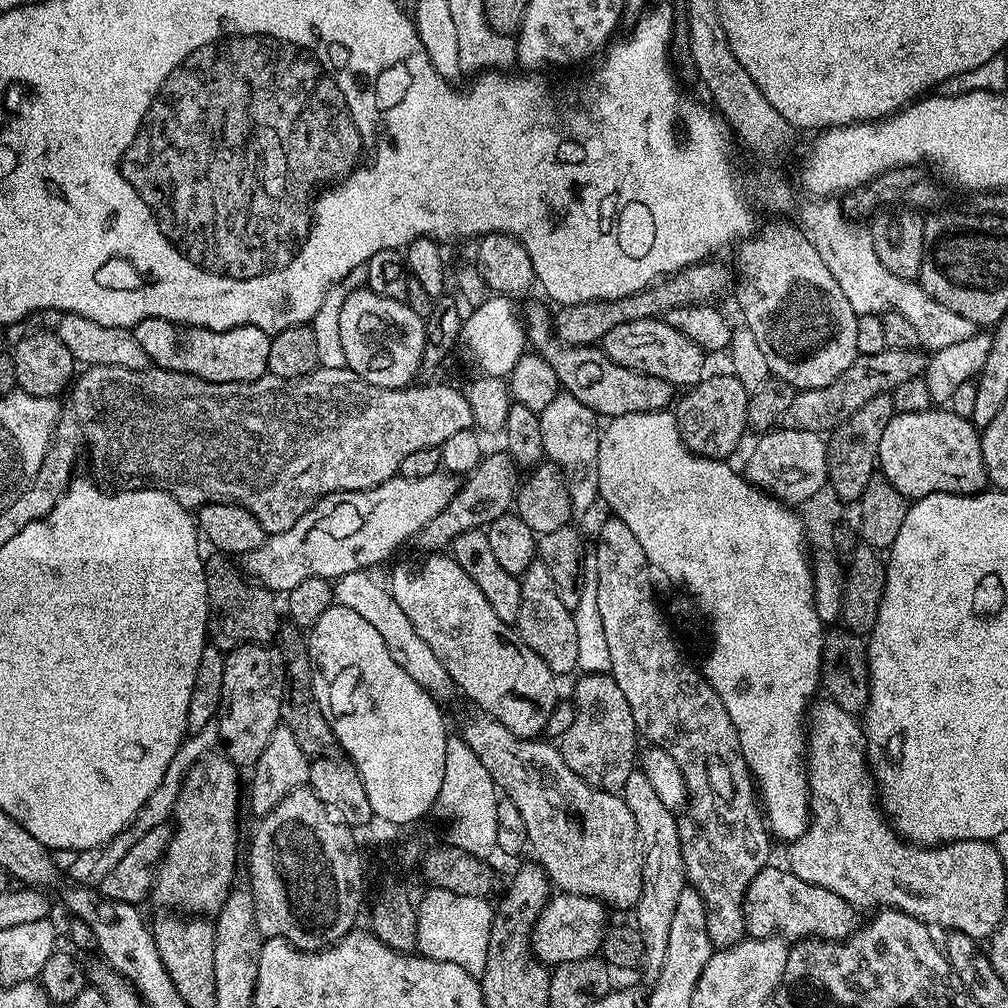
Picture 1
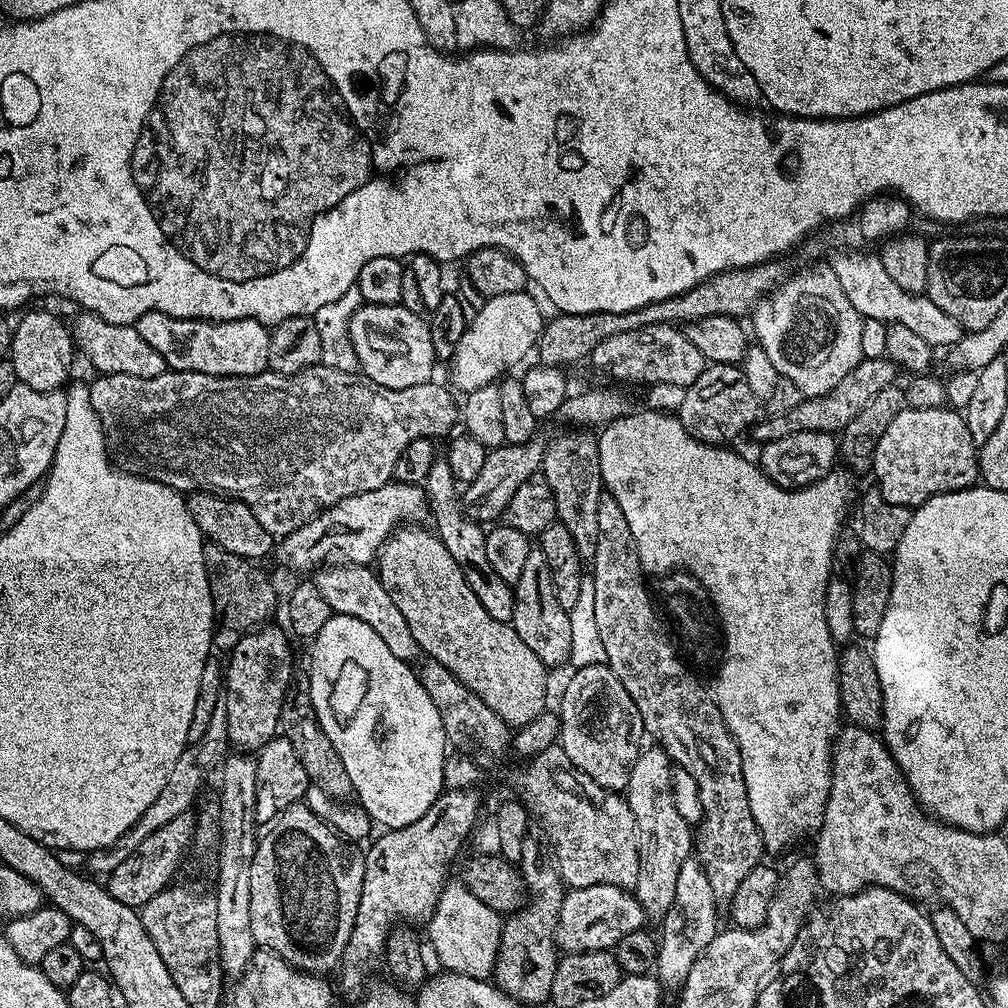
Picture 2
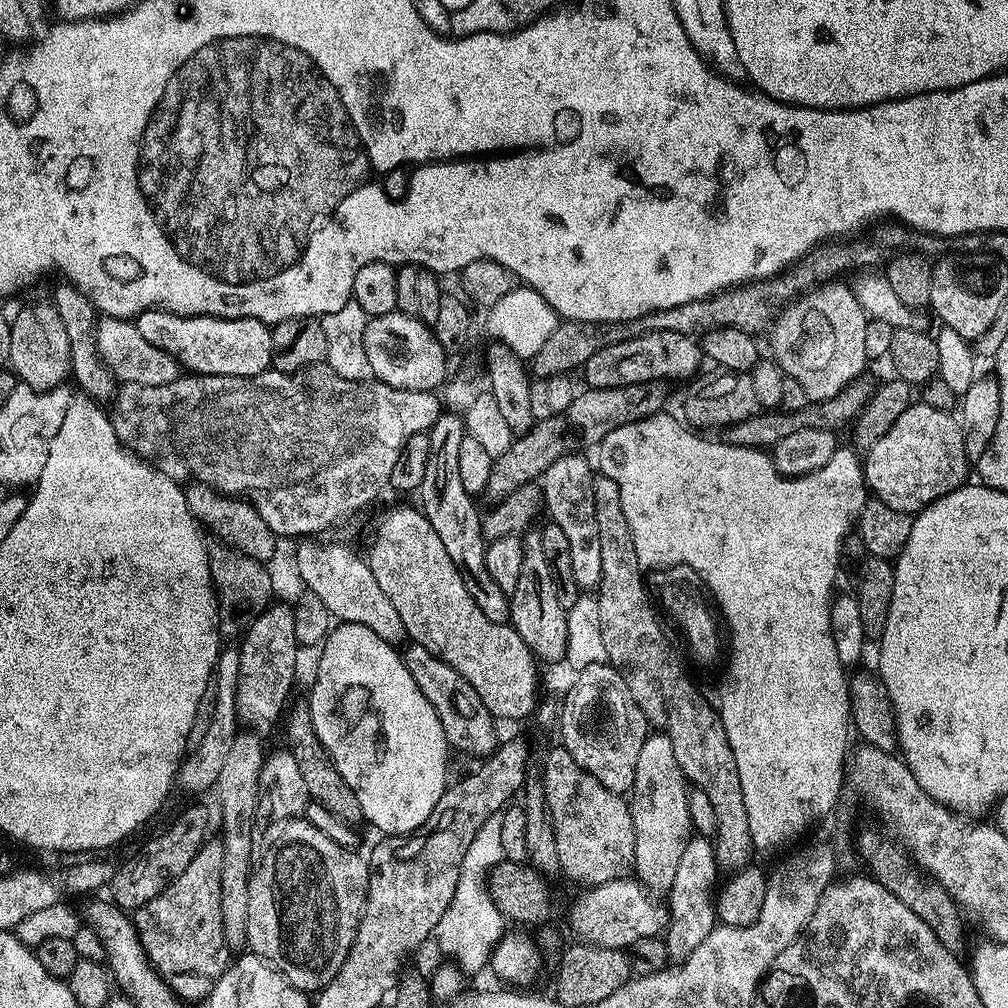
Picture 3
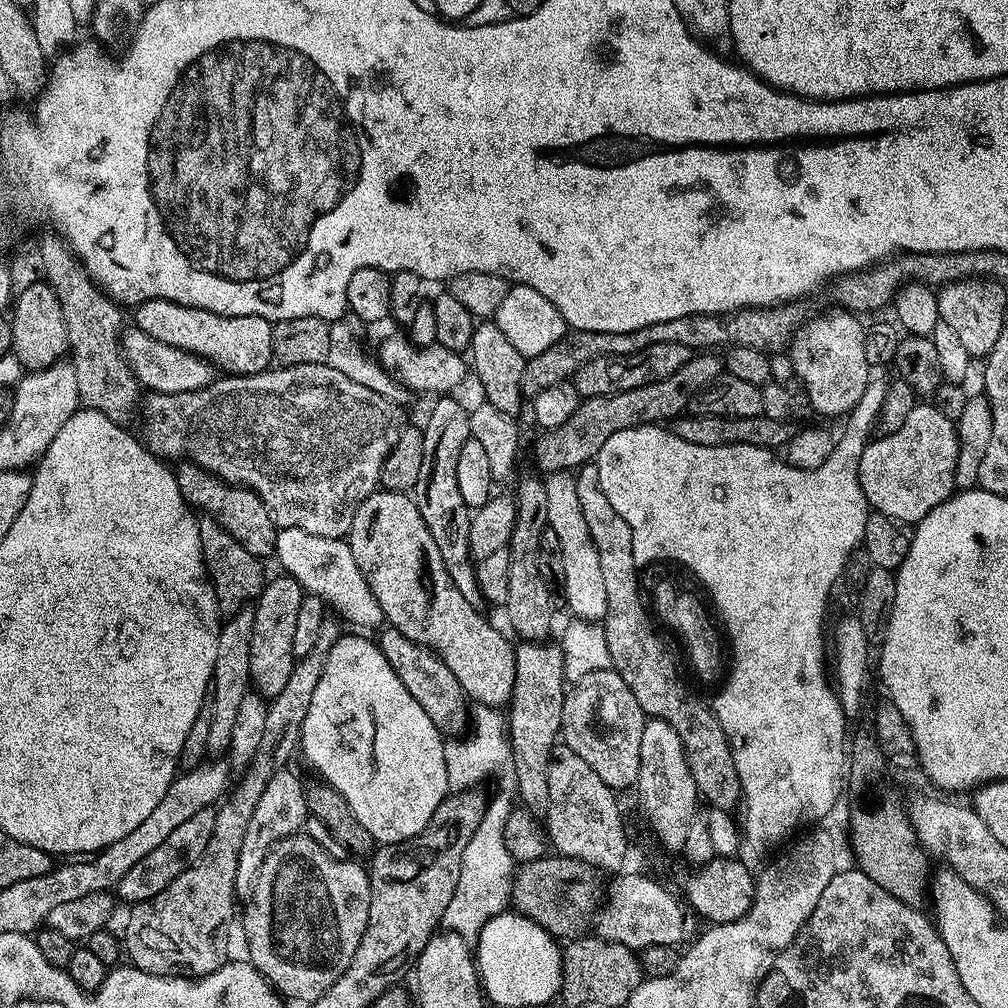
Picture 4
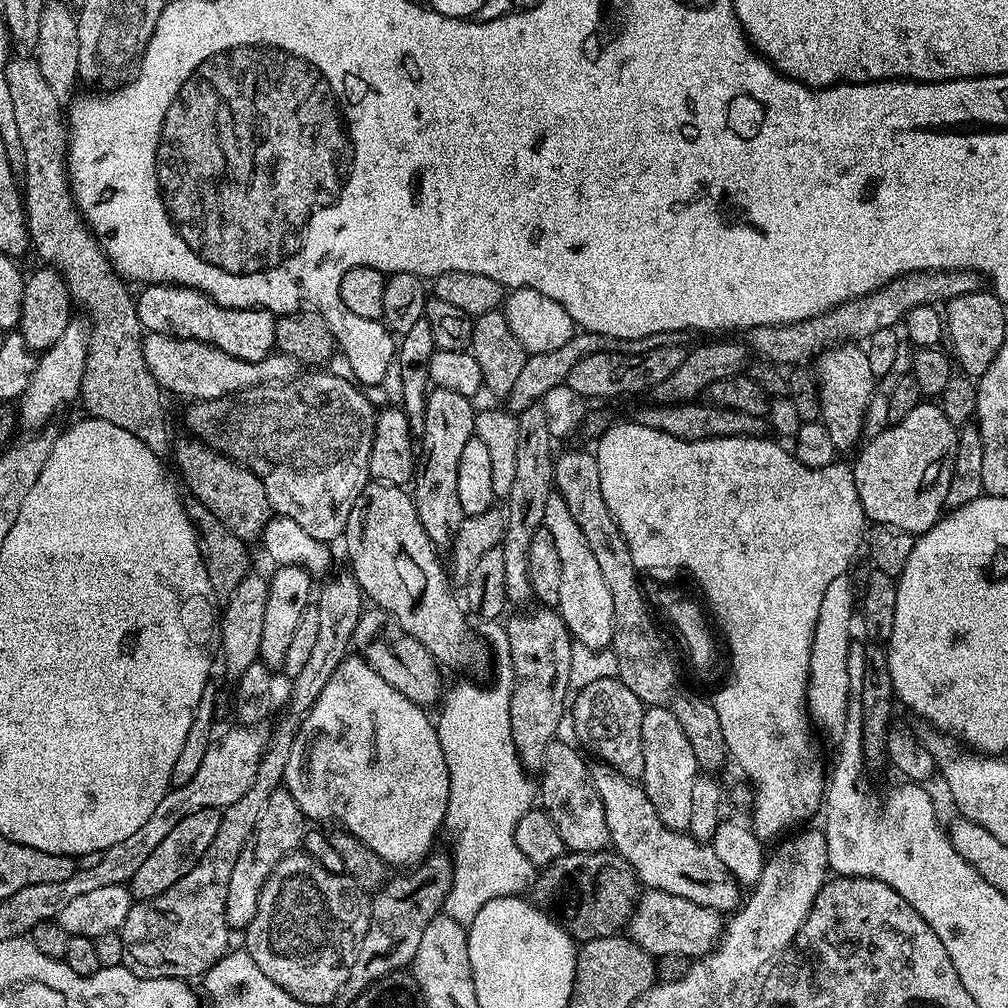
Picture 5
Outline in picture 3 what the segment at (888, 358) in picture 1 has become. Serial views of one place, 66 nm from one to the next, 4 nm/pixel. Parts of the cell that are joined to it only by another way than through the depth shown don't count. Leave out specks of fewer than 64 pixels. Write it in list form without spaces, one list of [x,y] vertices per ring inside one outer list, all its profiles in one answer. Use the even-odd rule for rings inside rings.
[[[861,377],[853,383],[848,384],[834,398],[830,400],[818,400],[805,403],[805,408],[797,412],[784,412],[785,410],[768,410],[763,414],[757,414],[746,418],[742,422],[733,424],[731,428],[725,428],[719,433],[719,440],[724,444],[733,444],[743,448],[758,448],[771,450],[775,448],[786,434],[794,434],[798,430],[813,428],[814,430],[830,430],[836,432],[853,423],[858,418],[865,405],[868,404],[874,391],[874,384],[867,377]]]

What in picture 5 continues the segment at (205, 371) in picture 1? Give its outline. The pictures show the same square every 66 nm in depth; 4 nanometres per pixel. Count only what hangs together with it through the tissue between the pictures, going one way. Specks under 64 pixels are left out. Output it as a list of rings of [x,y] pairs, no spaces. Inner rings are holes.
[[[149,284],[141,296],[135,297],[138,322],[145,333],[157,332],[187,340],[206,342],[226,354],[246,362],[258,362],[273,355],[276,346],[277,317],[264,308],[227,308],[216,304],[209,296],[203,296],[197,288],[181,288],[179,284]]]

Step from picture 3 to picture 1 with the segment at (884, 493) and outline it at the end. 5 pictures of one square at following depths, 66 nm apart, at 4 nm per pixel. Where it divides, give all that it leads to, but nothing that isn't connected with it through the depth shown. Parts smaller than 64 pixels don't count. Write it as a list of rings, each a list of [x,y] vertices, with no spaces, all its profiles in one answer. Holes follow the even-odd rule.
[[[929,410],[918,414],[896,412],[890,418],[886,430],[882,430],[878,468],[894,486],[894,490],[898,490],[912,502],[939,492],[955,496],[974,496],[978,492],[985,491],[990,484],[982,458],[980,438],[981,433],[971,419],[959,417],[951,410]]]

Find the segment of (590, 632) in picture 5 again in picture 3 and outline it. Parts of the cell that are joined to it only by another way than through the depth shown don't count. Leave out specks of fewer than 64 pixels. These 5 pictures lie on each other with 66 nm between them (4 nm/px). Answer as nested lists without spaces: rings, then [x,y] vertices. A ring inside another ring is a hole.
[[[584,454],[563,456],[550,466],[542,477],[542,504],[547,519],[566,534],[570,542],[570,570],[574,570],[577,589],[599,589],[602,578],[602,542],[596,540],[596,503],[592,497],[594,468],[588,465],[589,457]]]

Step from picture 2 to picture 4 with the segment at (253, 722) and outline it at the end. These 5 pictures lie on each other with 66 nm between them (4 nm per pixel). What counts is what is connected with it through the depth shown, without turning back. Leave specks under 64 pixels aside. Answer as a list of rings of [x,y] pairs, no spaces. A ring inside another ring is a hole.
[[[279,574],[267,581],[254,601],[254,630],[250,638],[250,684],[265,698],[282,694],[293,666],[298,663],[294,650],[294,625],[298,606],[302,606],[305,591],[293,576]]]

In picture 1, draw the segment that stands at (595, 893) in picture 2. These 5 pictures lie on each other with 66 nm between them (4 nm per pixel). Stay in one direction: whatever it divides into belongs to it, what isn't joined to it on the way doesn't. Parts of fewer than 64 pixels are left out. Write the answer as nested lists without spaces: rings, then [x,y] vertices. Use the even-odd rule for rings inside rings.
[[[569,892],[553,895],[532,928],[533,954],[549,966],[596,956],[601,951],[604,933],[610,924],[607,911],[609,909],[593,896],[575,896]]]

